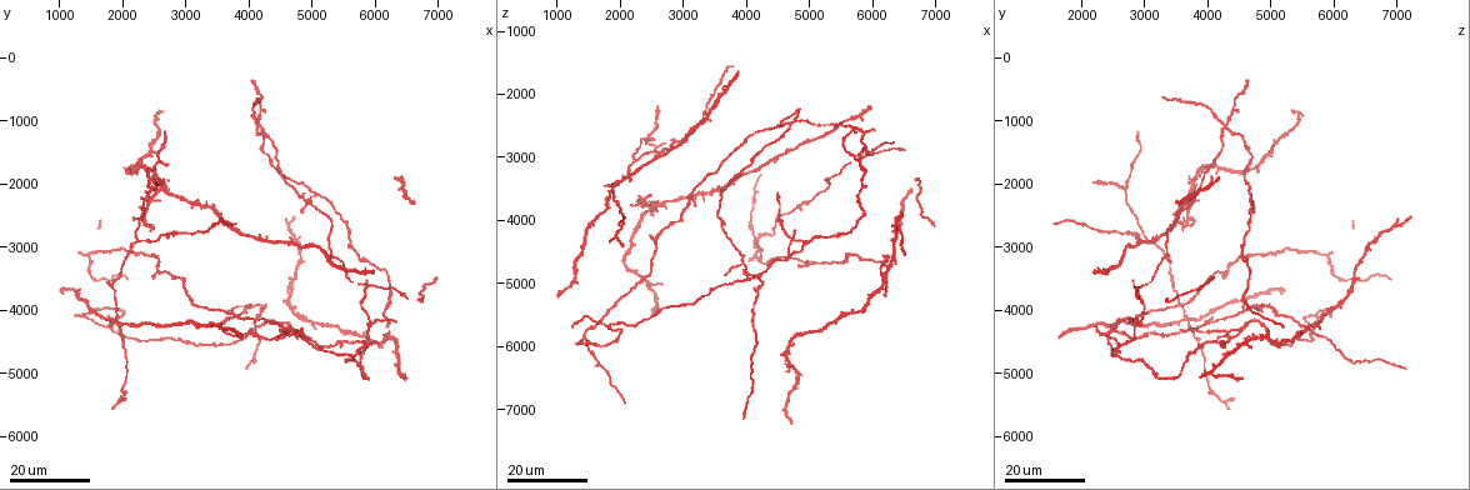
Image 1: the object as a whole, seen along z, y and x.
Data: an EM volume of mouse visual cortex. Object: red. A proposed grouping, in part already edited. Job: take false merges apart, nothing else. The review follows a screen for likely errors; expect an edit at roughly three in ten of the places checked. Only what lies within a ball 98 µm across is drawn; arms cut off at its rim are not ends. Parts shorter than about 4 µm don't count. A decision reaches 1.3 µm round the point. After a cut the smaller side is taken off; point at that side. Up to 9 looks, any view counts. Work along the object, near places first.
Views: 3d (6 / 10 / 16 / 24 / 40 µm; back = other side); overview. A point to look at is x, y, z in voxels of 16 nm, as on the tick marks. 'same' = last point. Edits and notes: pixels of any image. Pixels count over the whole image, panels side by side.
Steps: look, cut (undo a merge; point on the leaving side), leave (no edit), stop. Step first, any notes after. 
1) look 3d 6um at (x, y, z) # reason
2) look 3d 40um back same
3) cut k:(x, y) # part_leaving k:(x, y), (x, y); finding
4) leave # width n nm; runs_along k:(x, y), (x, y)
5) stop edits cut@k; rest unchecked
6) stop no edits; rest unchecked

look 3d 24um at (3400, 4200, 2350) # side arm on a straight run

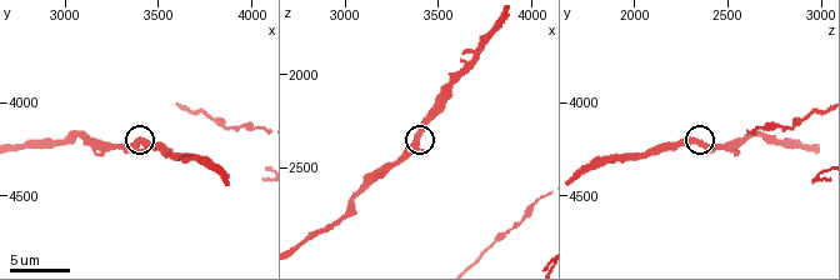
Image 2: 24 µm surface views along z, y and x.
look 3d 6um at (3380, 4220, 2380)

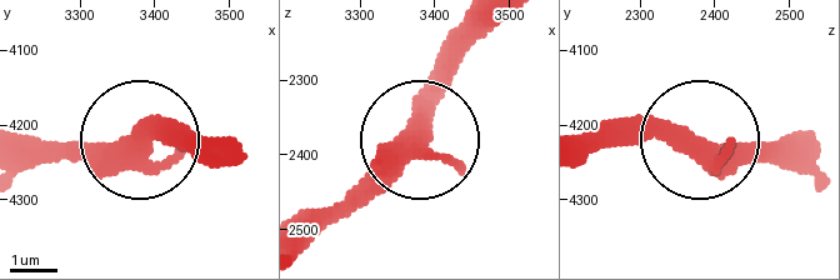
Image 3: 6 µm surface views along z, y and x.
look 3d 6um back at (3370, 4220, 2360)

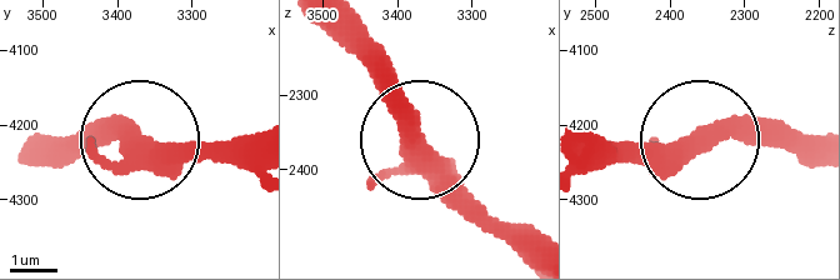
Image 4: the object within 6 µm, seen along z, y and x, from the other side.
leave # arms 3; one cell here

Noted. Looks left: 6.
look 3d 16um at (2650, 2050, 3750)

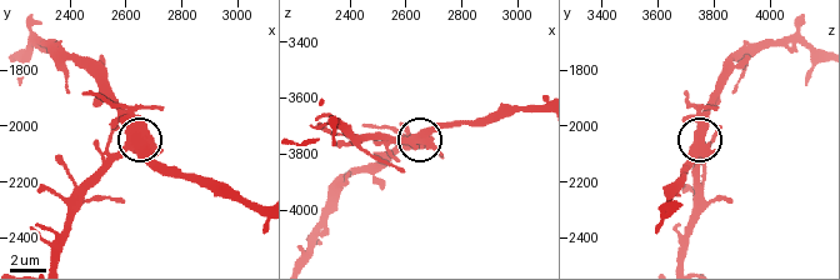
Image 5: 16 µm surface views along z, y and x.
look 3d 6um at (2620, 2050, 3760) # closer look

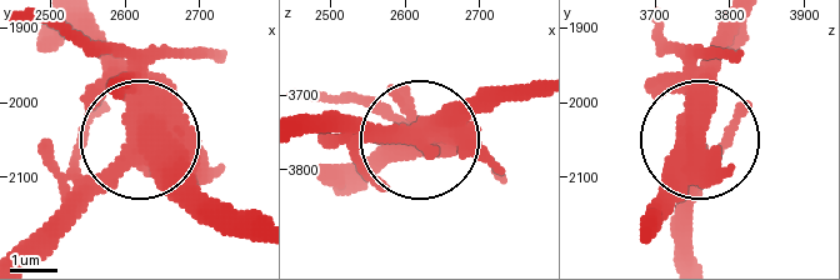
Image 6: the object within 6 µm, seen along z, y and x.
cut 6:(164, 50) # width 550 nm; part_leaving 6:(143, 116), (130, 160), (46, 256); a second cell is stuck on

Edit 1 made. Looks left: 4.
look 3d 24um at (4250, 1100, 4250) # two arms in line, one across

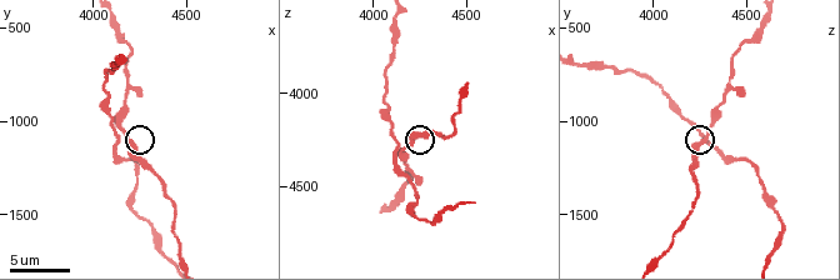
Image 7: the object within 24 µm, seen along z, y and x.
look 3d 10um at (4200, 1120, 4280)

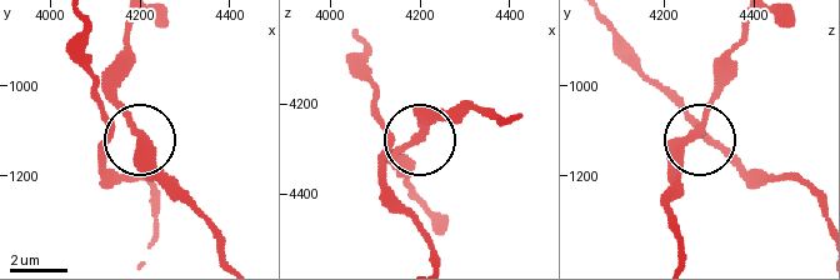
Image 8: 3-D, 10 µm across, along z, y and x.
leave # width 250 nm; runs_along 8:(224, 254), (215, 225), (103, 91); all the same cell

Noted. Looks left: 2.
look 3d 24um at (5100, 2150, 4650) # side arm on a straight run

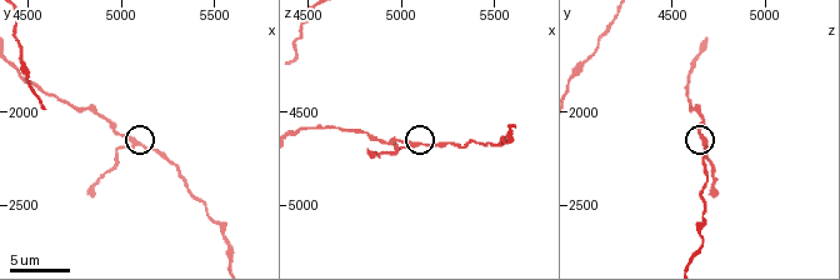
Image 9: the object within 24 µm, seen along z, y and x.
look 3d 6um at (5060, 2180, 4680)

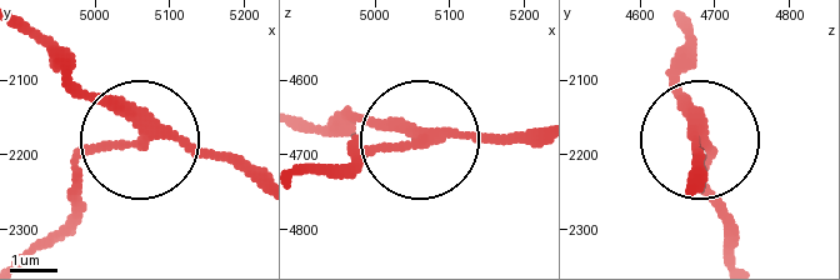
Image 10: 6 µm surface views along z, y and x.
leave # width 220 nm; runs_along 10:(678, 20), (686, 51), (674, 83), (710, 146), (721, 239); one cell here

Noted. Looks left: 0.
stop edits cut@6; rest unchecked

